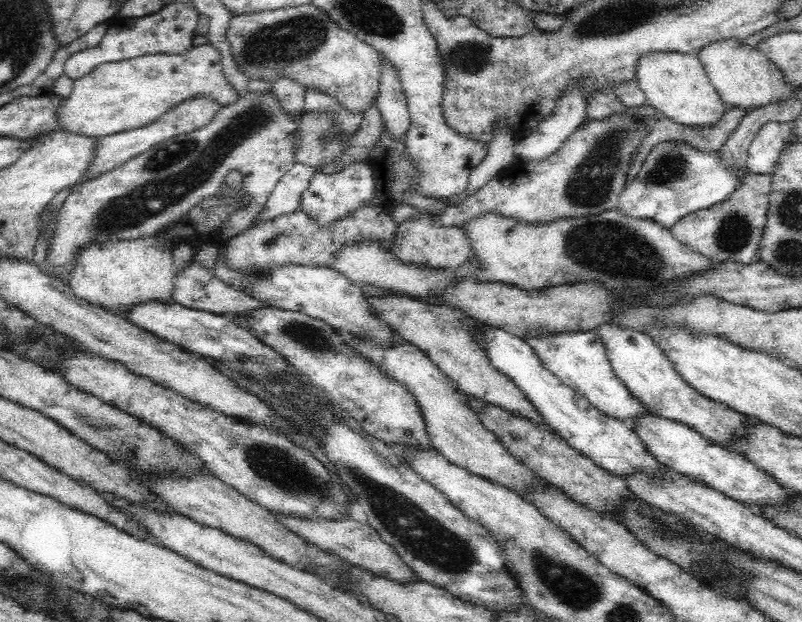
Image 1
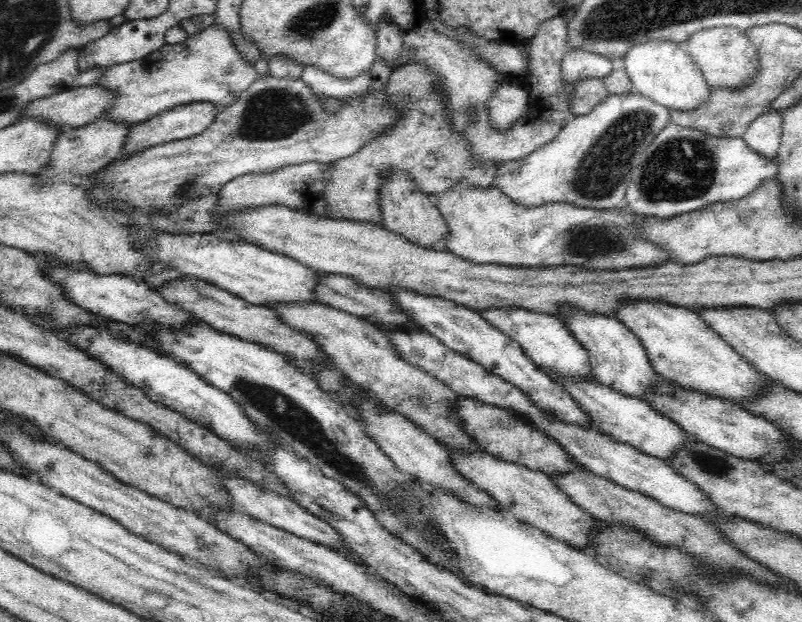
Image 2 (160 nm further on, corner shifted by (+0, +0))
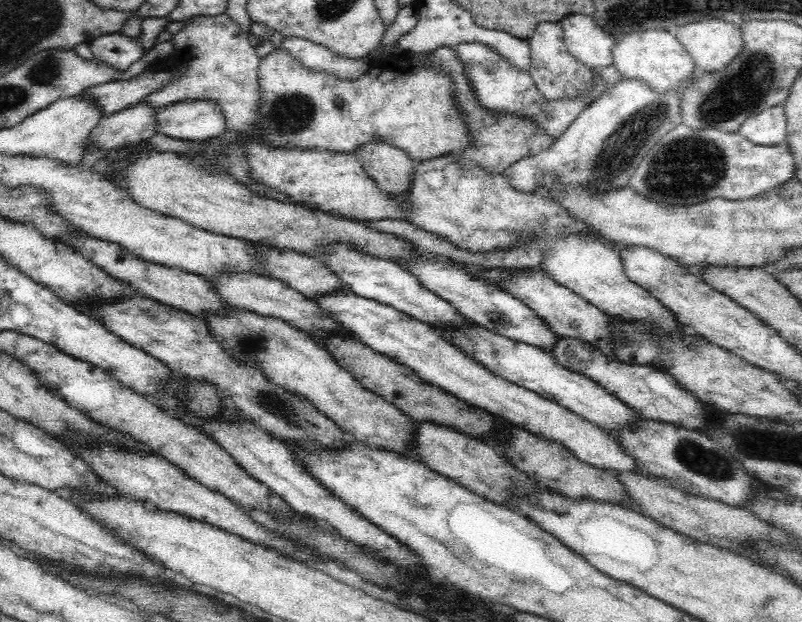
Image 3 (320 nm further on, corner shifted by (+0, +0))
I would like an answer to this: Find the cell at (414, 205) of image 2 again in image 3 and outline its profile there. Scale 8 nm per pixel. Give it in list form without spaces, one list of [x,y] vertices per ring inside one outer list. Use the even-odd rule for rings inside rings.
[[[370,142],[358,146],[353,154],[386,195],[399,200],[408,196],[414,161],[404,151],[384,142]]]

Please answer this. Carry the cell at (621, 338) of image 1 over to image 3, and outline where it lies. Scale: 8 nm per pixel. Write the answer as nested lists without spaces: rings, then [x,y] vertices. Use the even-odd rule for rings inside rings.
[[[540,264],[534,267],[494,267],[486,269],[502,269],[502,276],[496,282],[496,286],[514,298],[520,299],[557,336],[581,338],[593,344],[606,356],[612,357],[612,349],[610,349],[610,346],[612,346],[612,339],[610,339],[612,335],[608,331],[608,315],[592,303],[586,302],[570,289],[560,285],[552,277],[549,277]]]

